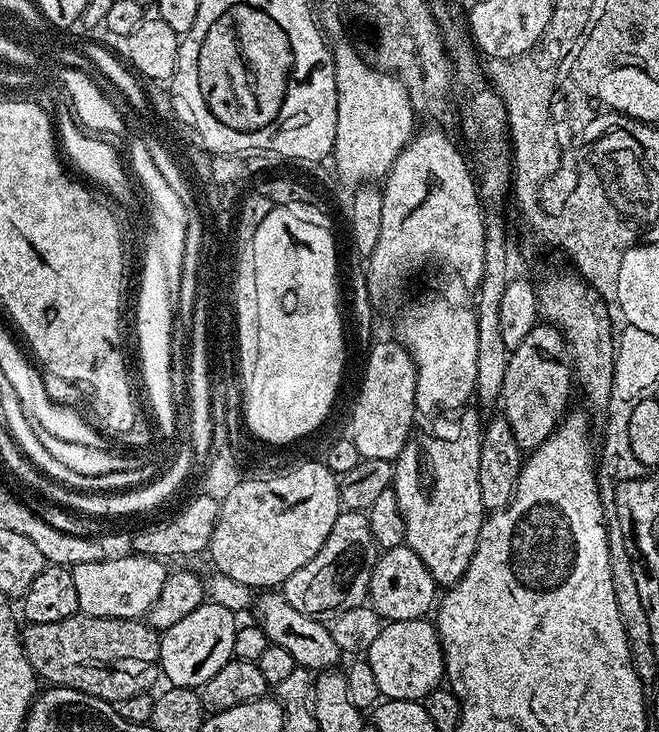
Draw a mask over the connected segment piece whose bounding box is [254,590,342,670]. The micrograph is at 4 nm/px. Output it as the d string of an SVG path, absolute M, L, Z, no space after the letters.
M276 590L261 591L254 600L255 610L257 616L255 616L255 619L258 621L261 630L266 634L269 645L284 647L288 650L296 666L309 670L332 670L339 665L336 663L342 659L340 647L338 642L334 642L331 627L323 619L307 616L306 614L298 614L298 610L294 610L294 606L290 606L290 602L286 602L284 595Z

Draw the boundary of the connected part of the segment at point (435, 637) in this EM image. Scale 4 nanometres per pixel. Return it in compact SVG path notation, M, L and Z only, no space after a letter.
M431 619L393 620L381 627L378 638L374 638L366 653L368 668L376 688L389 700L423 701L434 689L441 687L445 679L444 651L440 636Z

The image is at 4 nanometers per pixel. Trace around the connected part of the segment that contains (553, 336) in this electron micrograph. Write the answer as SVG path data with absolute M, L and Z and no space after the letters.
M547 322L537 323L535 328L522 338L518 347L511 349L506 366L506 382L502 386L502 414L510 422L510 430L514 430L514 438L518 438L518 446L531 450L542 446L546 438L550 438L552 431L560 425L569 407L568 395L574 392L574 369L572 366L572 353L564 341L564 333Z

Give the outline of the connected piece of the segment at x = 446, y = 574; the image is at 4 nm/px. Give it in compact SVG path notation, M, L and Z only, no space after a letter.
M467 412L463 413L464 440L451 444L440 436L413 435L396 457L392 474L391 488L398 498L398 510L402 510L404 543L422 558L434 582L444 590L466 574L486 519L478 486L482 420Z

